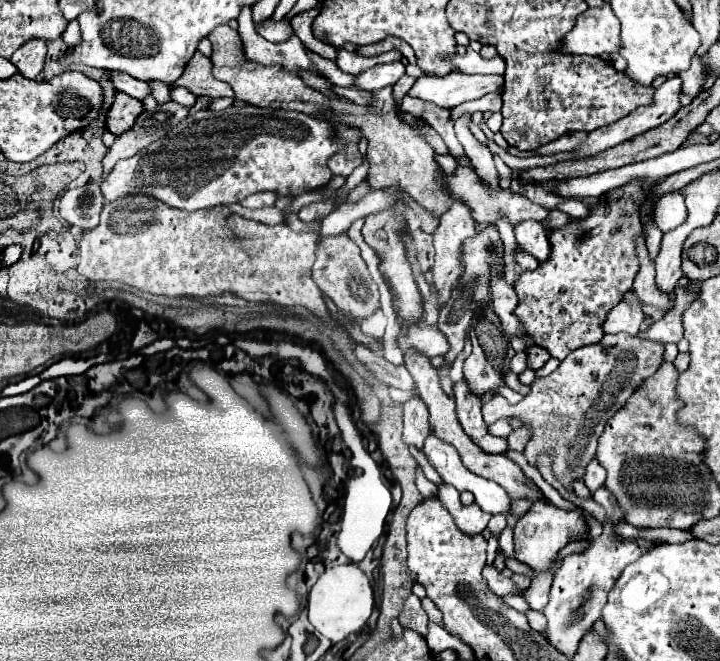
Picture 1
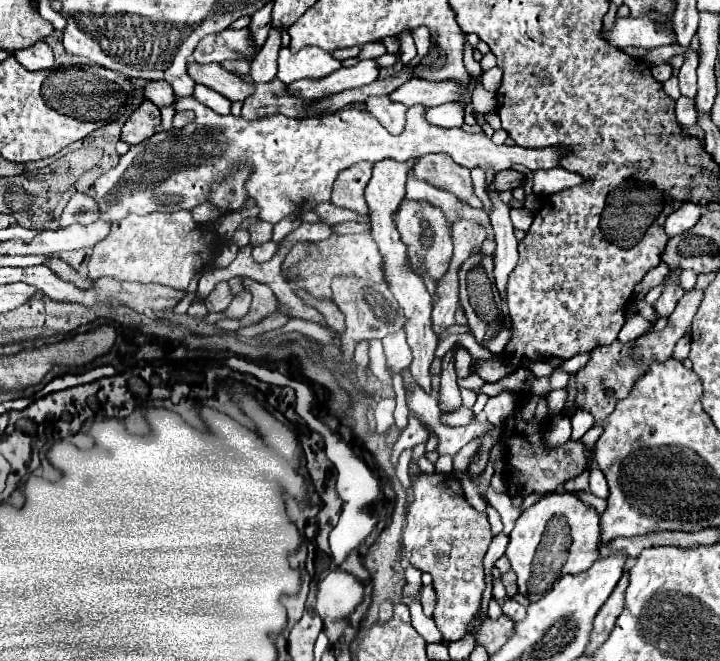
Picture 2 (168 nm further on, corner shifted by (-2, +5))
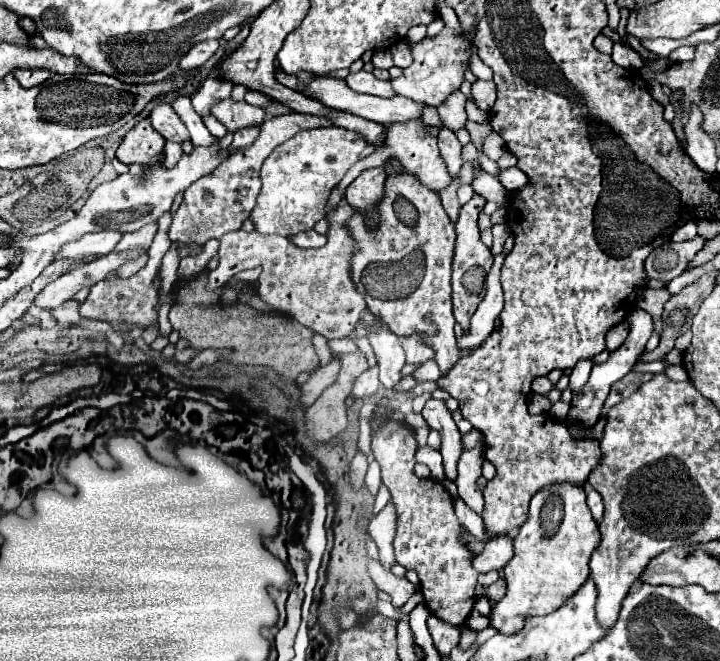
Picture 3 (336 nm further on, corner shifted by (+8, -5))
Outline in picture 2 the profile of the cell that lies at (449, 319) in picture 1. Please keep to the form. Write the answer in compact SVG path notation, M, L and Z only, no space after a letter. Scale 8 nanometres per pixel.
M455 348L449 350L443 356L443 366L441 366L441 396L439 396L439 408L443 412L453 412L461 406L461 394L457 386L457 376L455 376Z

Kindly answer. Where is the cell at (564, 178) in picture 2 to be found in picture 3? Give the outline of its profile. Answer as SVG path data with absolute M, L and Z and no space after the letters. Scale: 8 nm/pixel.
M519 168L501 170L501 172L497 174L497 178L499 178L499 182L503 184L503 188L505 188L507 192L511 192L511 190L515 190L515 188L521 188L521 186L525 186L525 184L529 182L529 178L527 178Z

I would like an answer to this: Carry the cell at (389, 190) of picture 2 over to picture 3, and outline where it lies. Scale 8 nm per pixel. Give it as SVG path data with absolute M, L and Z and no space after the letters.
M369 168L369 170L363 170L357 180L347 188L347 202L363 212L367 218L369 218L369 226L375 226L377 224L377 202L383 198L383 188L385 188L385 180L387 180L387 174L385 174L385 168Z

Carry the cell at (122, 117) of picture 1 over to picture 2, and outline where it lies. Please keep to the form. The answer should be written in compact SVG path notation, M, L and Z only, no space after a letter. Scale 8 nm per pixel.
M143 100L139 108L129 116L129 120L121 128L121 140L127 144L139 144L153 136L159 130L161 114L155 104Z

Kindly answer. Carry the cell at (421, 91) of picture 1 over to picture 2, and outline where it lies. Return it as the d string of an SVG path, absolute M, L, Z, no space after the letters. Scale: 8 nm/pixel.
M411 78L407 84L401 84L399 90L391 92L391 100L401 102L405 106L421 104L425 108L441 106L445 102L453 102L459 98L459 92L463 92L463 84L459 80L441 80L441 82L429 82L421 78Z

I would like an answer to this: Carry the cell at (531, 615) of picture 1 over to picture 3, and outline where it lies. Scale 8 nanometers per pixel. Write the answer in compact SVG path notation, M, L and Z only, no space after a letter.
M472 610L467 617L466 624L469 628L479 632L489 627L489 617L480 615L477 610Z

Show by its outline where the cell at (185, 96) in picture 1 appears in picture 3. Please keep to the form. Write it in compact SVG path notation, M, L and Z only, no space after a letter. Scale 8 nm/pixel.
M207 116L207 118L203 118L203 122L205 122L205 126L209 128L209 132L211 132L215 138L223 138L223 136L227 134L227 128L225 128L215 116Z

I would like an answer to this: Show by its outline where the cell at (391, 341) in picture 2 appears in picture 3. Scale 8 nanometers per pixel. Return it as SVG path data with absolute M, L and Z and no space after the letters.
M369 368L353 382L351 396L353 400L361 400L365 396L373 396L377 390L379 390L379 368Z

